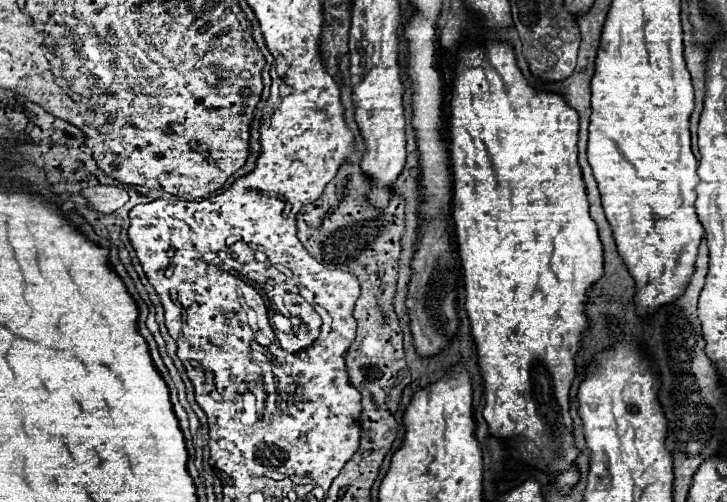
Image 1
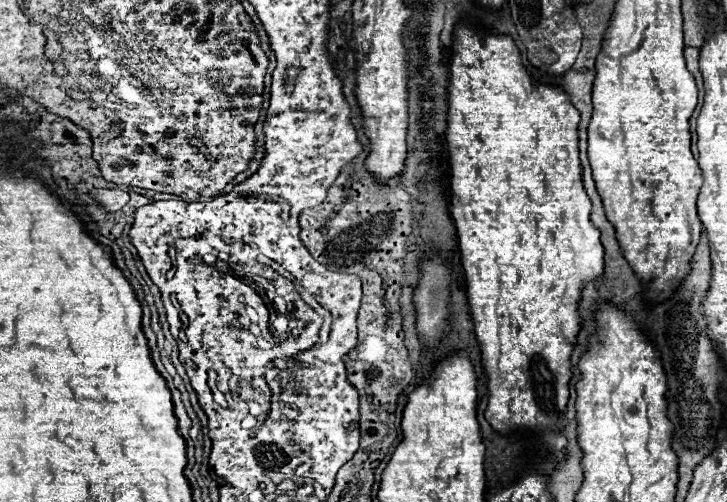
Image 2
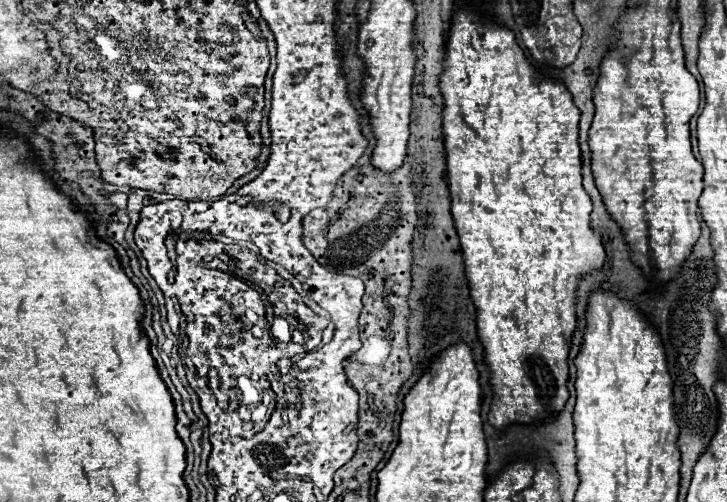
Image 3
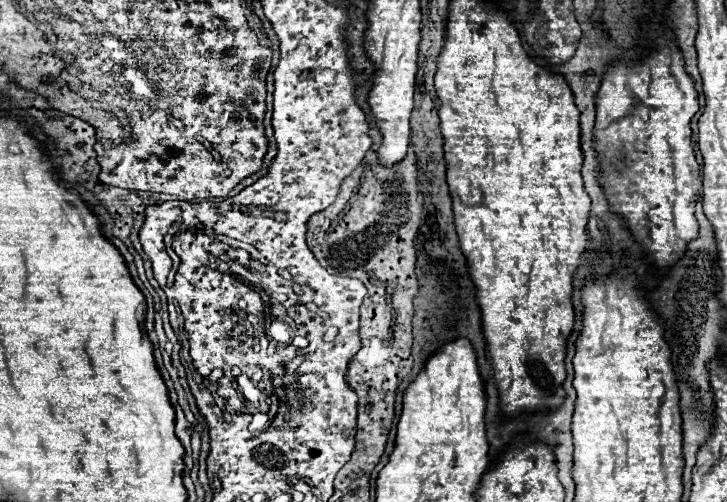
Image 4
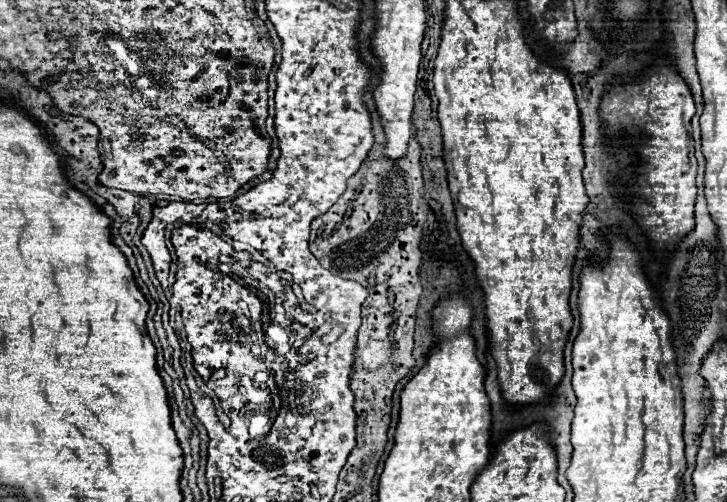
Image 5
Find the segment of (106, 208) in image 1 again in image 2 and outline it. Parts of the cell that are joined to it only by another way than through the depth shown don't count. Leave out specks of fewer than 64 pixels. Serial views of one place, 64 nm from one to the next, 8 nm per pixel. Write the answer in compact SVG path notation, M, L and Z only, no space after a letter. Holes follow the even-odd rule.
M96 188L90 192L90 196L106 210L106 212L118 212L128 202L128 192L124 190L108 190L108 188Z

